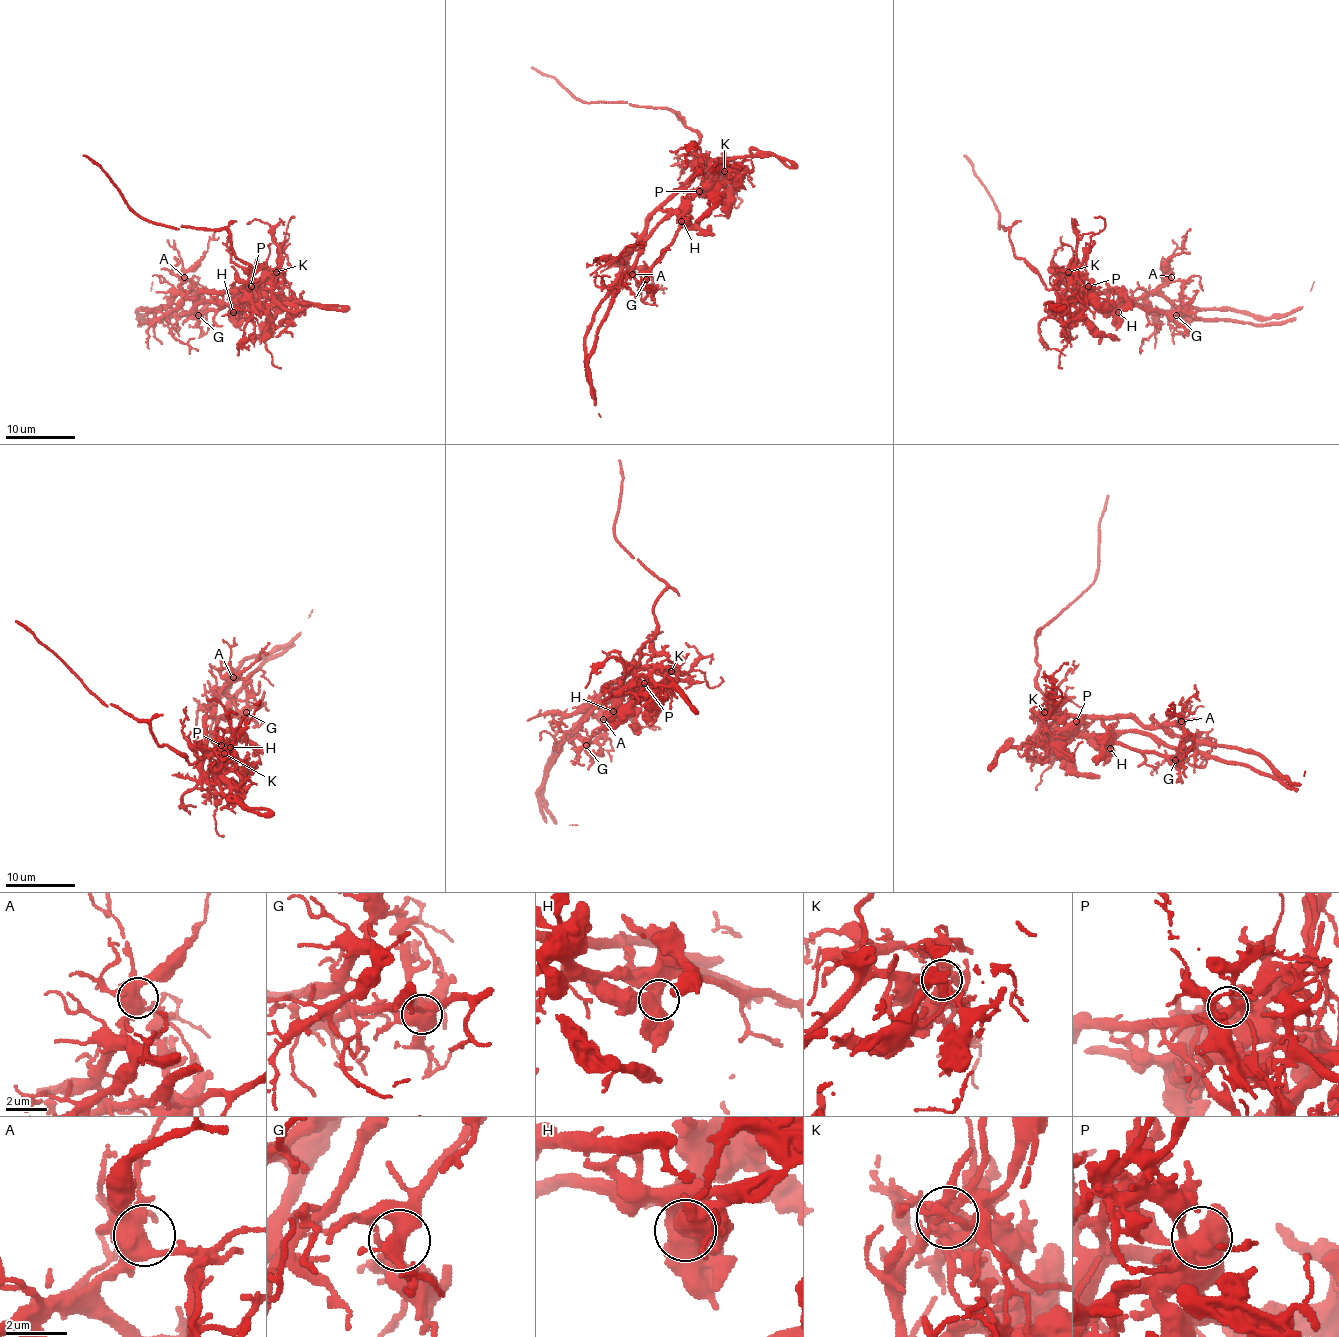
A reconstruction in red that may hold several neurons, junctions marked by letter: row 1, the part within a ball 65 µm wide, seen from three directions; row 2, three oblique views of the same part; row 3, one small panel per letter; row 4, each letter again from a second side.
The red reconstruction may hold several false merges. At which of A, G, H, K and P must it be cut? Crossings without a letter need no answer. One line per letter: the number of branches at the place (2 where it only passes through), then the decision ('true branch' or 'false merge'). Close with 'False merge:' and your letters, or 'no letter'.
A: branches 5; true branch
G: branches 4; true branch
H: branches 3; true branch
K: branches 8; false merge
P: branches 2; true branch
False merge: K

